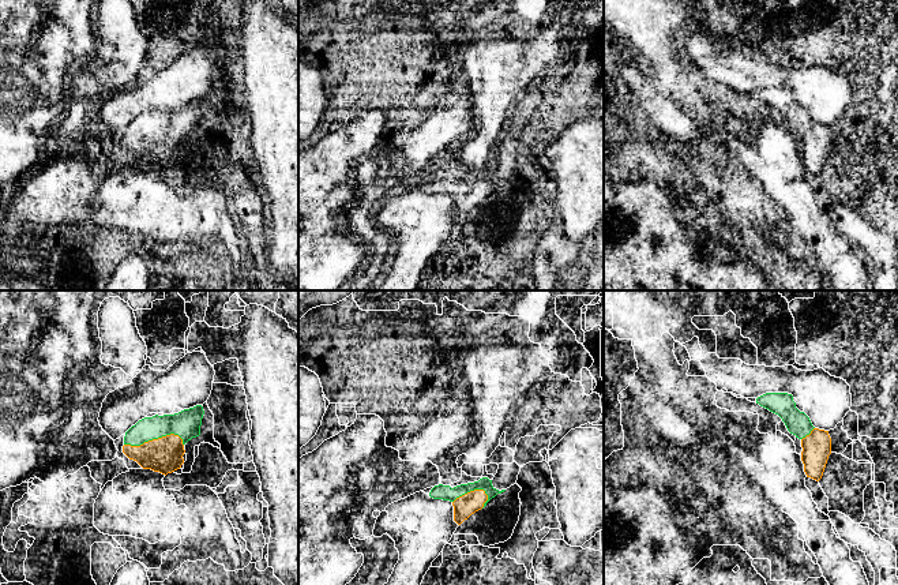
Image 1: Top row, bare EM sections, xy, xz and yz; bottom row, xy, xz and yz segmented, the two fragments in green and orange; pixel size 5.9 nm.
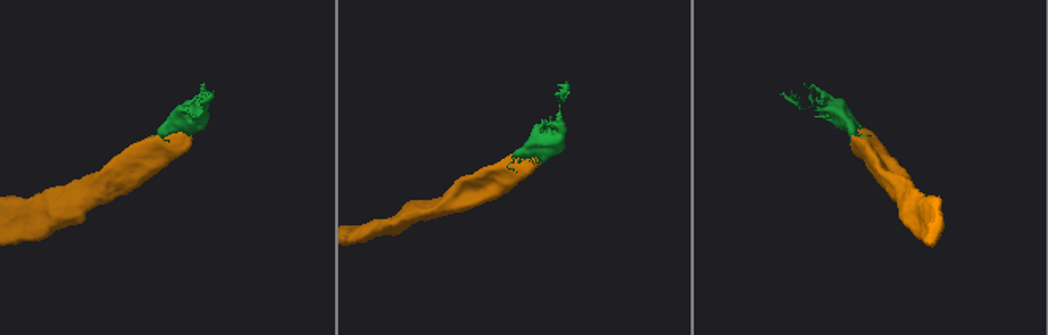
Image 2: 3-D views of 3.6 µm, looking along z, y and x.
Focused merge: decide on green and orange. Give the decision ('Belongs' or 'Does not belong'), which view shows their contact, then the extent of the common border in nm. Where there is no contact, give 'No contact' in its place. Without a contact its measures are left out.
Belongs. Touches green in xy. Shared border 360 nm

